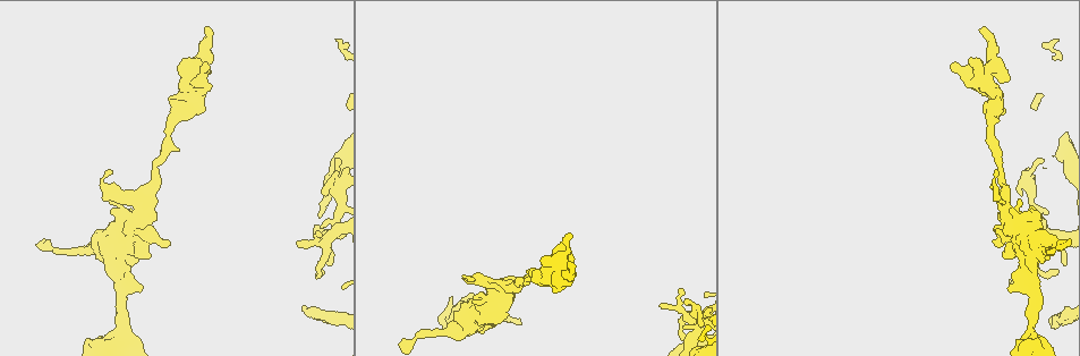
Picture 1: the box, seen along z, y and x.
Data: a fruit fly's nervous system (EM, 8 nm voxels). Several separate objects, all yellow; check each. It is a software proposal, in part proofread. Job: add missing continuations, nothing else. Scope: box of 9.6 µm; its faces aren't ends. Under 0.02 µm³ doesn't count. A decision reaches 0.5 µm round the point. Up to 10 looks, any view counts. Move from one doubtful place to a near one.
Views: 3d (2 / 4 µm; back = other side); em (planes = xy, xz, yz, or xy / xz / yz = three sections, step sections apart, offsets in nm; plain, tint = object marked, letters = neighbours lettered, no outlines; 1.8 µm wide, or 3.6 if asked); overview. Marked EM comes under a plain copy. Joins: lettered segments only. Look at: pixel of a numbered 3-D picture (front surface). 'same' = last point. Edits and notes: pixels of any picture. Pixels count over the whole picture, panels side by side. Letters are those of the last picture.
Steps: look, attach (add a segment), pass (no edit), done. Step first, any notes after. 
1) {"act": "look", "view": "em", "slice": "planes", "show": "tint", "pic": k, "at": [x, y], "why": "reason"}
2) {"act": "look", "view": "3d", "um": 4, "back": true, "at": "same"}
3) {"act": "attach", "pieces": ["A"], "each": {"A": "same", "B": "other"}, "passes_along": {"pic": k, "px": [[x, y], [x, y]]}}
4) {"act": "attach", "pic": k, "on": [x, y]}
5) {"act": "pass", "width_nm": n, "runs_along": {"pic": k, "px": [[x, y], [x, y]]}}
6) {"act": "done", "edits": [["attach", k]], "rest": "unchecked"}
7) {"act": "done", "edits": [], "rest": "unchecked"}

{"act": "look", "view": "3d", "um": 2, "pic": 1, "at": [205, 31], "why": "an open end"}

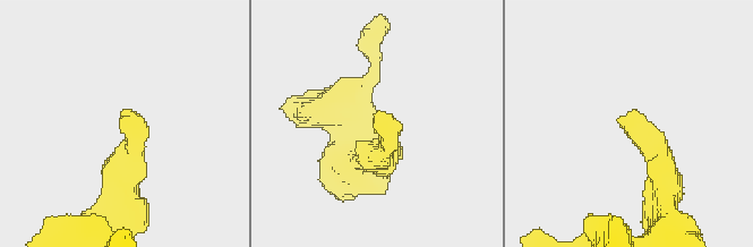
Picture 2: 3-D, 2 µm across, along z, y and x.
{"act": "look", "view": "em", "slice": "xz", "step": 8, "show": "letters", "pic": 2, "at": [618, 119], "why": "need the tissue"}

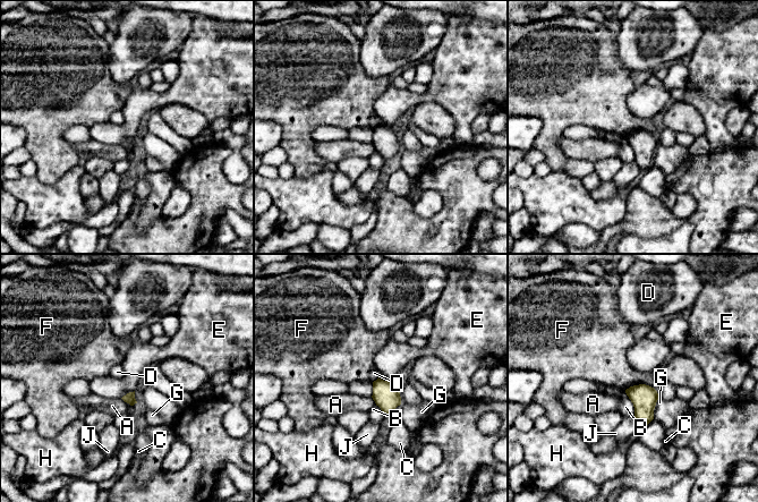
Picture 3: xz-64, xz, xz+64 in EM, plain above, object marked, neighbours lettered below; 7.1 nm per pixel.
{"act": "pass", "longest_contact_nm": ["F", 200], "each": {"A": "other", "B": "other", "C": "other", "D": "other", "E": "other", "F": "other", "G": "other", "H": "other", "J": "other"}, "border": {"pic": 3, "px": [[373, 383], [373, 394], [371, 397]]}, "found": "none of them fits"}

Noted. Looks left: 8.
{"act": "look", "view": "em", "slice": "xy", "step": 16, "show": "letters", "pic": 1, "at": [191, 110], "why": "branch stops here"}

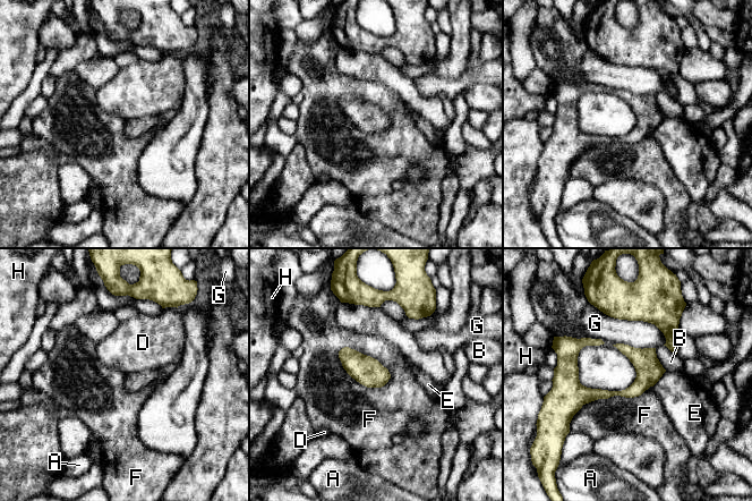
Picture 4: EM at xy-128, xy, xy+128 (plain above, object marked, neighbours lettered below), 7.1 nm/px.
{"act": "look", "view": "em", "slice": "planes", "show": "letters", "at": "same", "why": "cut it another way"}

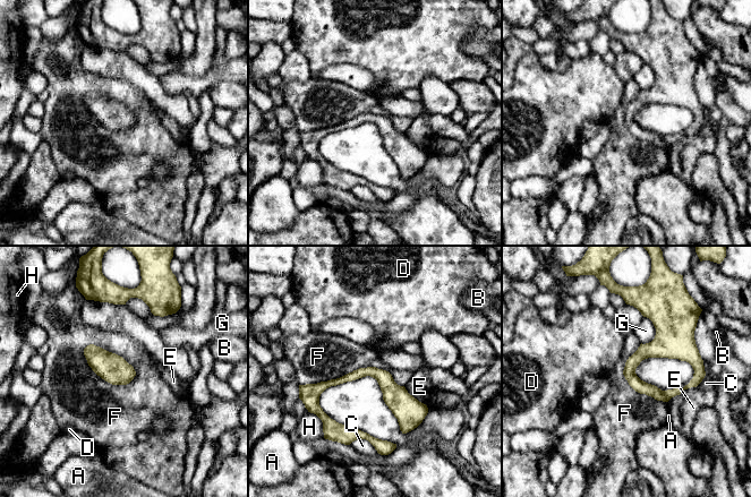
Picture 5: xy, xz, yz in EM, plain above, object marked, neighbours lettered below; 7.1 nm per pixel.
{"act": "pass", "each": {"A": "other", "B": "other", "C": "other", "D": "other", "E": "other", "F": "other", "G": "other", "H": "other"}, "border": {"pic": 5, "px": [[83, 349], [114, 352], [136, 375]]}, "found": "no lettered segment goes on from it"}

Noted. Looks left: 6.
{"act": "look", "view": "3d", "um": 2, "pic": 1, "at": [1017, 204], "why": "an open end"}

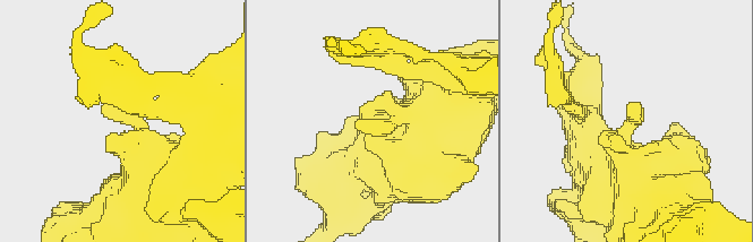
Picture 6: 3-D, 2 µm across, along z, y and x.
{"act": "look", "view": "em", "slice": "planes", "show": "letters", "pic": 6, "at": [355, 127]}

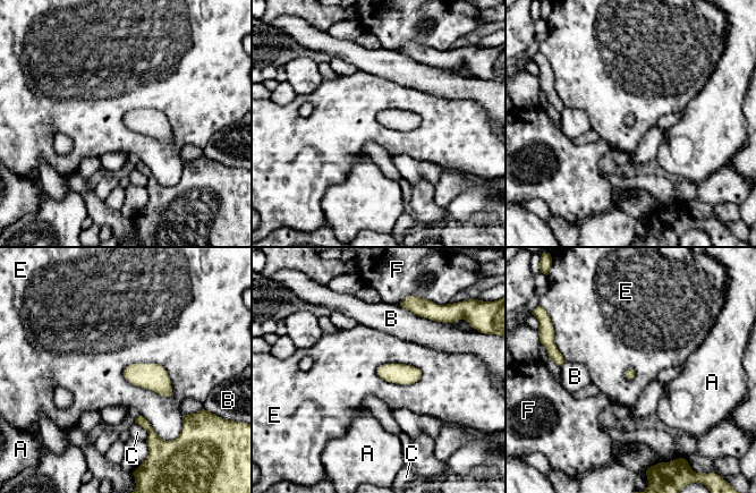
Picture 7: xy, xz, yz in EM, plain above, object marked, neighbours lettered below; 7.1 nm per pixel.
{"act": "pass", "each": {"A": "other", "B": "other", "C": "other", "E": "other", "F": "other"}, "border": {"pic": 7, "px": [[122, 372], [134, 384], [172, 394]]}, "found": "no lettered segment goes on from it"}

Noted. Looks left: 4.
{"act": "look", "view": "3d", "um": 2, "pic": 1, "at": [684, 328]}

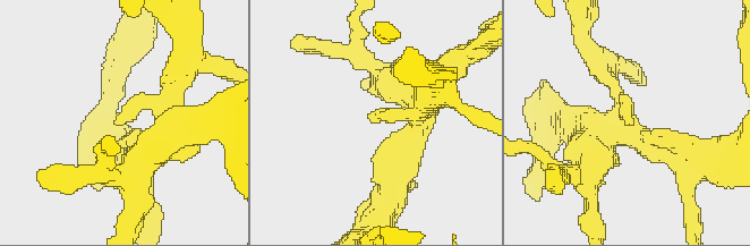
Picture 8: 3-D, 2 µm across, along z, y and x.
{"act": "look", "view": "em", "slice": "xz", "step": 8, "show": "tint", "pic": 8, "at": [374, 121], "why": "need the tissue"}

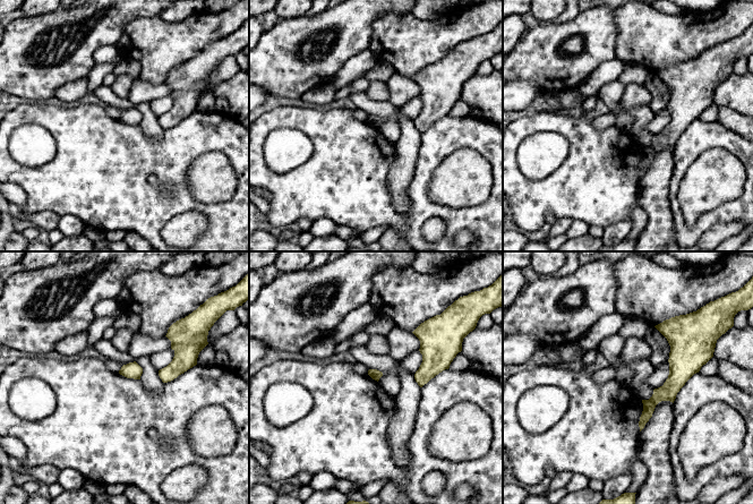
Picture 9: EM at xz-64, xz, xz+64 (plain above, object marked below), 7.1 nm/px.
{"act": "look", "view": "em", "slice": "planes", "show": "letters", "at": "same"}

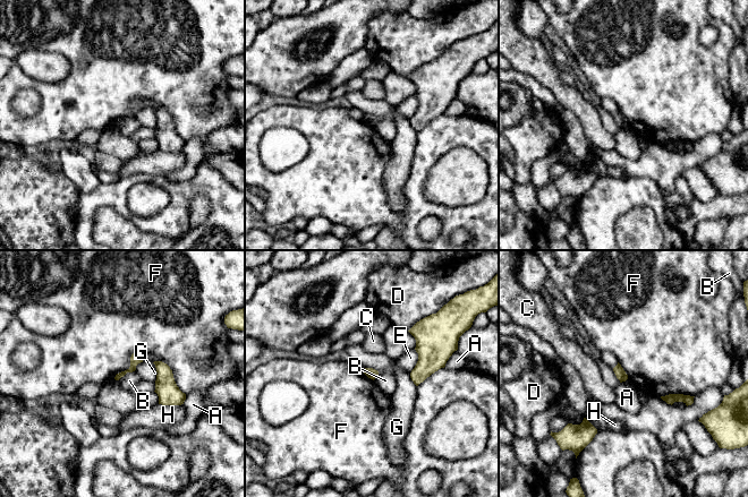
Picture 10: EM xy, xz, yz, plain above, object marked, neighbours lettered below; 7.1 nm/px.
{"act": "pass", "each": {"A": "other", "B": "other", "C": "other", "D": "other", "E": "other", "F": "other", "G": "other", "H": "other"}, "border": {"pic": 10, "px": [[365, 367], [377, 371], [374, 379]]}, "found": "no lettered segment goes on from it"}

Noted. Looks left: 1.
{"act": "done", "edits": [], "rest": "unchecked"}

